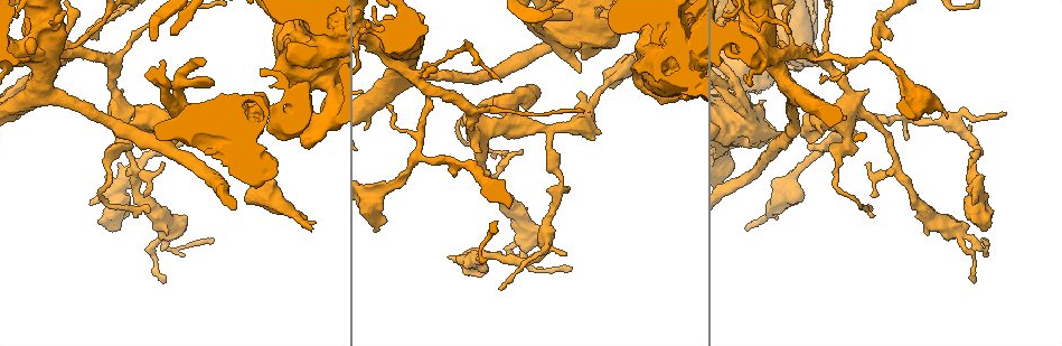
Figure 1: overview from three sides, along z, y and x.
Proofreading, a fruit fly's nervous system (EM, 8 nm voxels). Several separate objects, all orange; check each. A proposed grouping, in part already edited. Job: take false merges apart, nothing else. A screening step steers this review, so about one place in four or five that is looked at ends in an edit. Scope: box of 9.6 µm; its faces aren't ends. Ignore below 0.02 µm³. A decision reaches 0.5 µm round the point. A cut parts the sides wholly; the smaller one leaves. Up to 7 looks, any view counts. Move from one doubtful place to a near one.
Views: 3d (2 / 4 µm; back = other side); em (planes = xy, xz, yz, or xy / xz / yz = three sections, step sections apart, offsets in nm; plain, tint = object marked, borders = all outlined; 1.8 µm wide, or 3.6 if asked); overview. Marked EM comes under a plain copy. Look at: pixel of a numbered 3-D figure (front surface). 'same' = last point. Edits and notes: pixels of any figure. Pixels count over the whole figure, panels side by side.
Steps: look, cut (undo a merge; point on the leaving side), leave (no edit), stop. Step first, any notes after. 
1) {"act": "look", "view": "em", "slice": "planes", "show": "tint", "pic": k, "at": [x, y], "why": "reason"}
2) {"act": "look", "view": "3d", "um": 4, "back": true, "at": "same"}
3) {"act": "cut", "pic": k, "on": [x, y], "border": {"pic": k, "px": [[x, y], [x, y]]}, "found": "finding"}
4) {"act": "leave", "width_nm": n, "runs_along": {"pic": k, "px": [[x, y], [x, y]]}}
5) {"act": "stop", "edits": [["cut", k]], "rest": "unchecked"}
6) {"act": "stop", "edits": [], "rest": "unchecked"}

{"act": "look", "view": "3d", "um": 4, "back": true, "pic": 1, "at": [322, 35]}

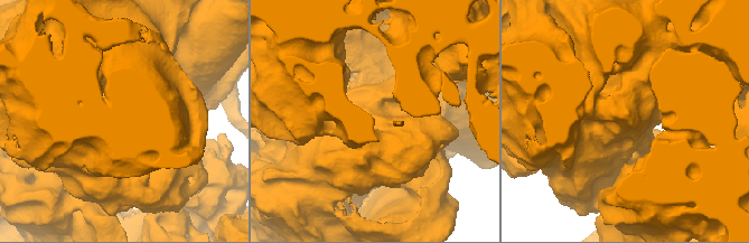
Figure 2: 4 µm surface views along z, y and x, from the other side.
{"act": "look", "view": "em", "um": 3.6, "slice": "yz", "step": 8, "show": "tint", "at": "same"}

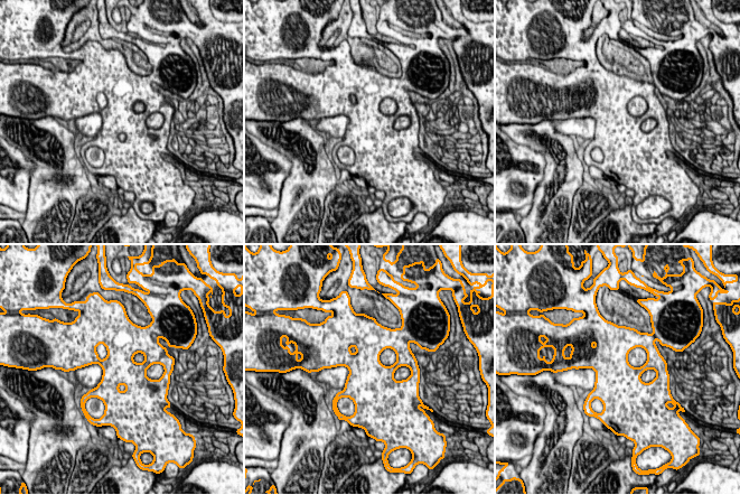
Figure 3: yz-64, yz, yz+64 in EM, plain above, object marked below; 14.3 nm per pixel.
{"act": "look", "view": "em", "um": 3.6, "slice": "planes", "show": "borders", "at": "same"}

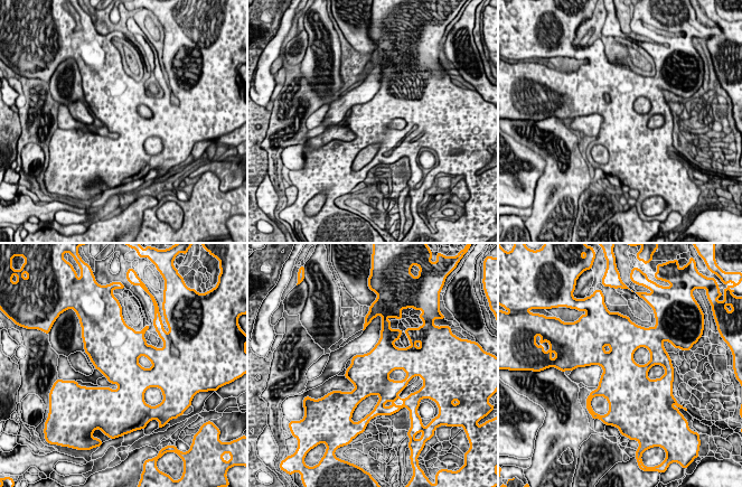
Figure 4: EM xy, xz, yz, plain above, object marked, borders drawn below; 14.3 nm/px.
{"act": "leave", "found": "continuous, no second neuron"}

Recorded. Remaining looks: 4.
{"act": "look", "view": "3d", "um": 4, "pic": 1, "at": [748, 118], "why": "sharp bend"}

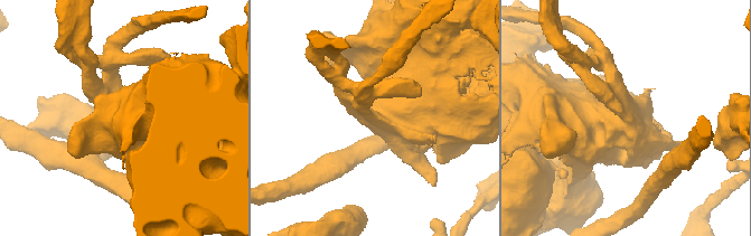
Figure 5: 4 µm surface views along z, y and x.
{"act": "look", "view": "em", "um": 3.6, "slice": "xy", "step": 4, "show": "tint", "pic": 5, "at": [626, 115], "why": "shape alone is not enough"}

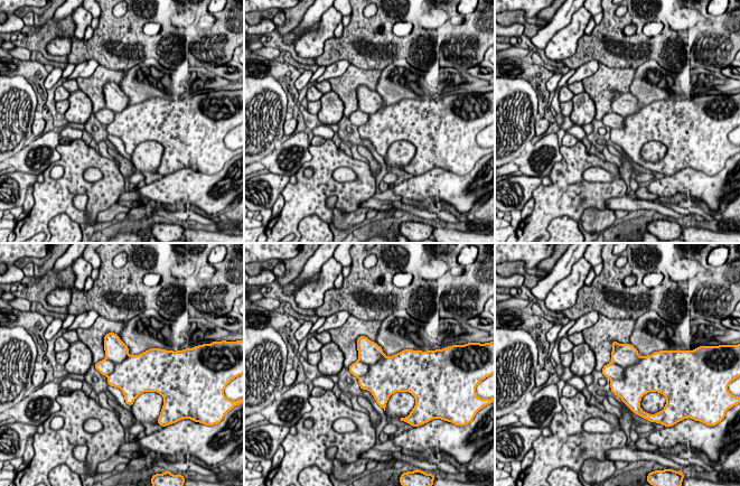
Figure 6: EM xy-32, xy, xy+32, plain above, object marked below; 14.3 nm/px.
{"act": "look", "view": "em", "um": 3.6, "slice": "planes", "show": "tint", "at": "same", "why": "another direction"}

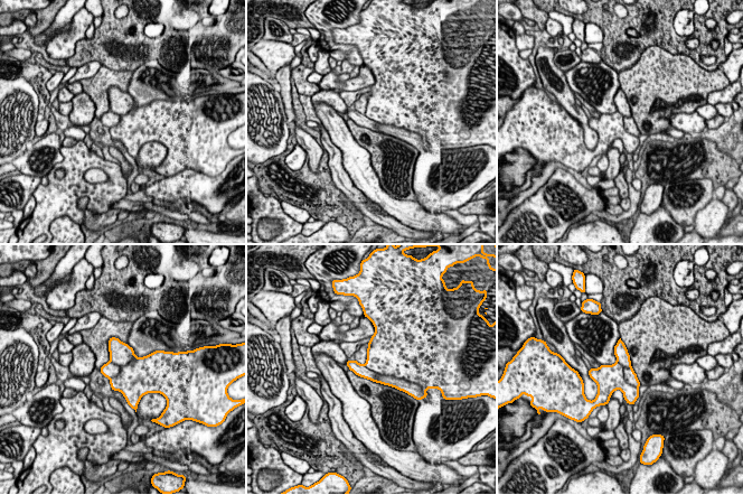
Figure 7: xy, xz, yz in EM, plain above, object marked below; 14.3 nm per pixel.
{"act": "cut", "pic": 7, "on": [400, 384], "border": {"pic": 7, "px": [[364, 365], [375, 372], [408, 382]]}, "found": "two neurons meet here"}

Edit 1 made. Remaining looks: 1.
{"act": "stop", "edits": [["cut", 7]], "rest": "unchecked"}

